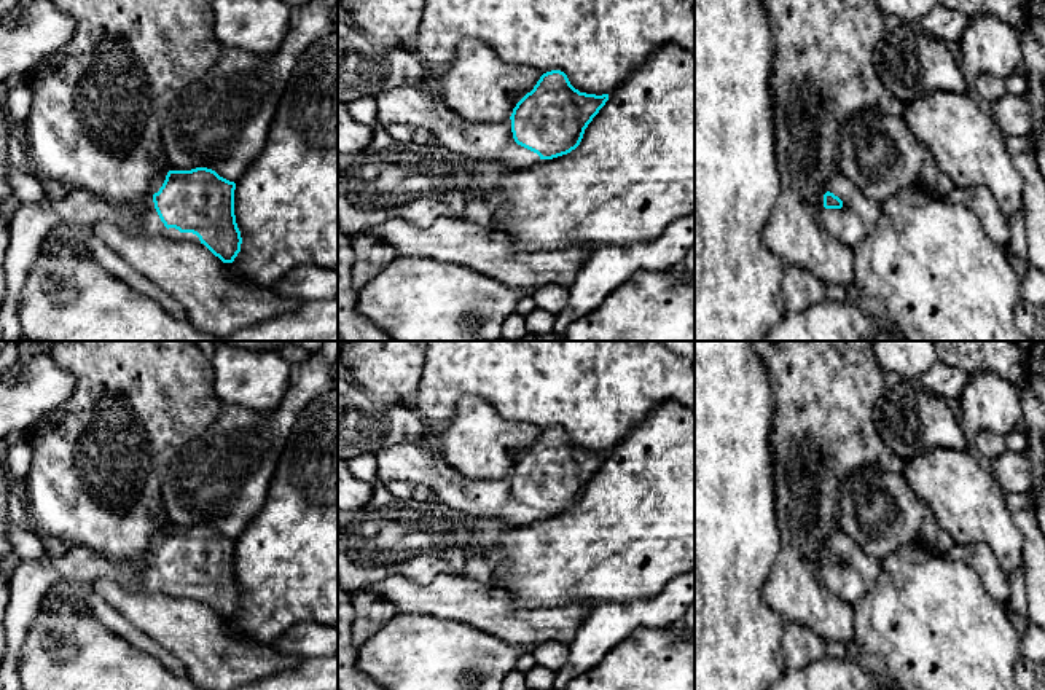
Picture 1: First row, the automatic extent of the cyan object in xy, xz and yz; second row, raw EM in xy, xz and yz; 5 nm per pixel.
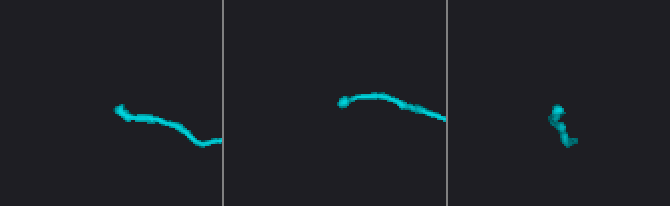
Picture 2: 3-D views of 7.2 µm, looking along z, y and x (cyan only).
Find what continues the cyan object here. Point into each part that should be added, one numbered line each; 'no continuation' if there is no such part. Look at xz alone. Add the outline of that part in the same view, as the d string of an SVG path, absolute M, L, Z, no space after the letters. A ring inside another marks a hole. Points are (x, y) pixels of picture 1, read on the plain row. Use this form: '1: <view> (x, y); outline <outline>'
1: xz (493, 499); outline M403 443L374 453L378 475L374 486L387 481L425 484L444 505L460 516L508 521L513 527L540 518L540 513L513 496L511 476L470 480L451 468L435 446Z

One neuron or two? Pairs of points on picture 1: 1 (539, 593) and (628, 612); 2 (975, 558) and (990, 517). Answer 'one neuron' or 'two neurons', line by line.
1: two neurons
2: two neurons

